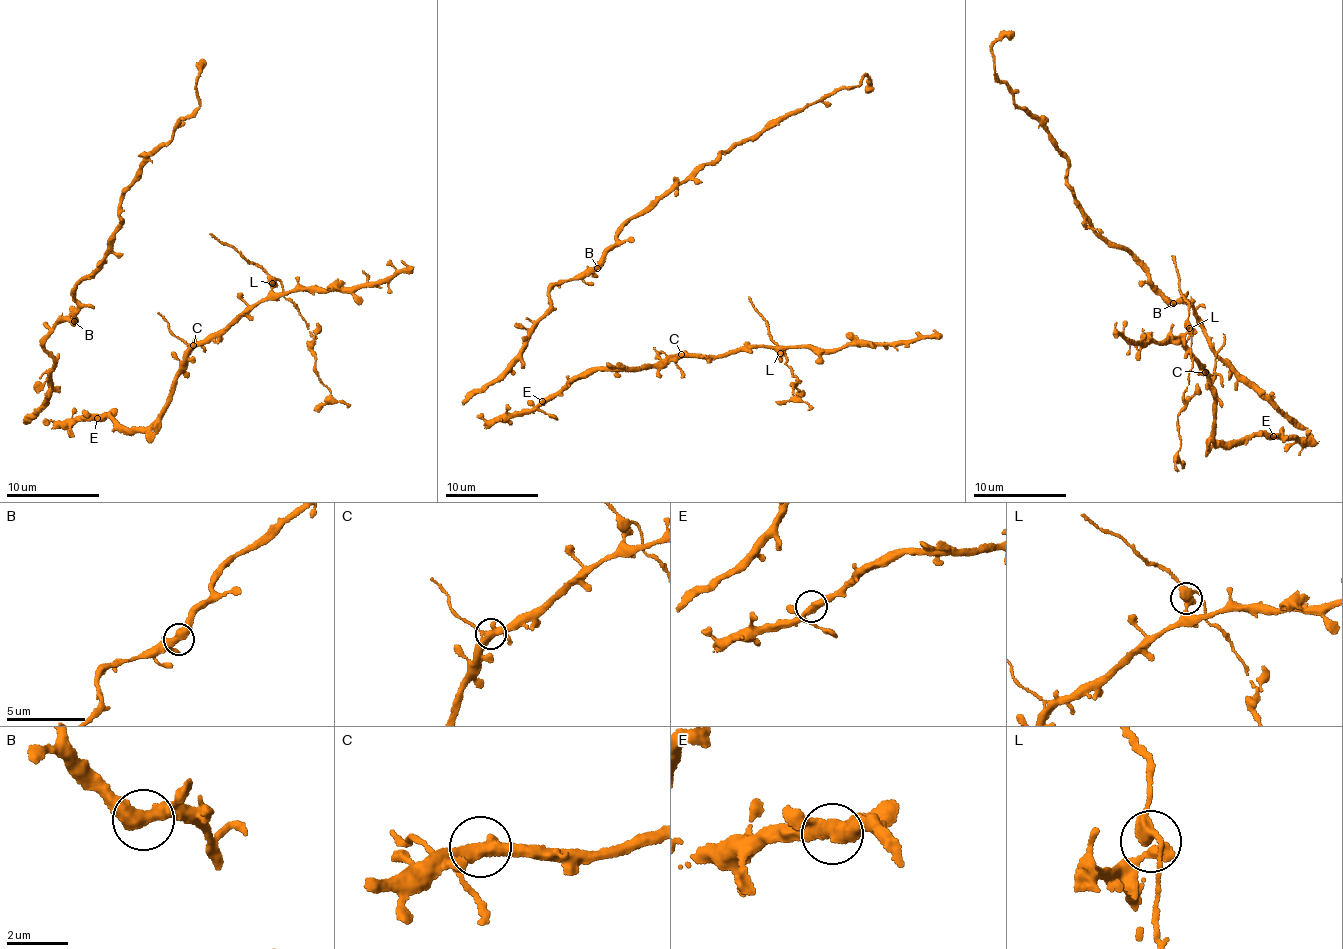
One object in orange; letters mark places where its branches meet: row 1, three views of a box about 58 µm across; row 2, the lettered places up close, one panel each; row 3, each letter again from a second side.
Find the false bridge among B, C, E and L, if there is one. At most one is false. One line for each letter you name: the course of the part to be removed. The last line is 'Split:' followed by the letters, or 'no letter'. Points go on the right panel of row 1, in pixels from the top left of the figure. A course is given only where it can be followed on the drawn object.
Split: no letter

